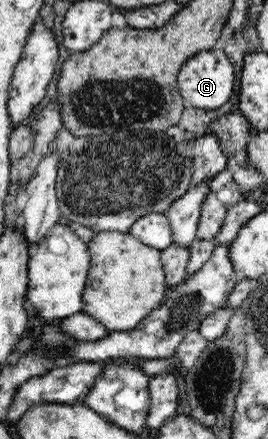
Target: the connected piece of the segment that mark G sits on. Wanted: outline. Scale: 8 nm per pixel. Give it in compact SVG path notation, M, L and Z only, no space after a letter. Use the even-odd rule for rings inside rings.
M219 45L214 49L202 50L185 61L178 74L180 95L191 102L191 106L201 110L215 110L231 98L235 90L235 69L224 49Z

